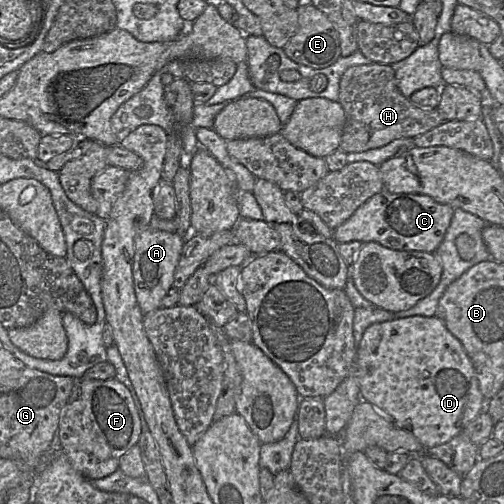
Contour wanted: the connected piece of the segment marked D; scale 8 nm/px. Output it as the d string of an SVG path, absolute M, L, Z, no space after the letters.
M406 316L389 321L371 324L363 333L362 339L357 347L355 359L355 373L358 379L360 397L370 403L376 410L388 417L397 427L411 432L424 449L429 449L450 441L461 433L464 428L474 420L485 408L487 401L481 394L478 380L472 362L463 348L461 342L454 337L445 327L442 320L435 316Z

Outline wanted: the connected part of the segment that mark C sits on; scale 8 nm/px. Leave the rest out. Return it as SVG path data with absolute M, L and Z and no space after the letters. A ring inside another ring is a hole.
M383 188L382 191L373 195L363 203L344 223L333 230L333 238L338 243L348 243L352 241L377 242L393 250L404 251L425 251L435 252L442 242L445 232L451 222L453 207L436 202L427 195L391 193Z

